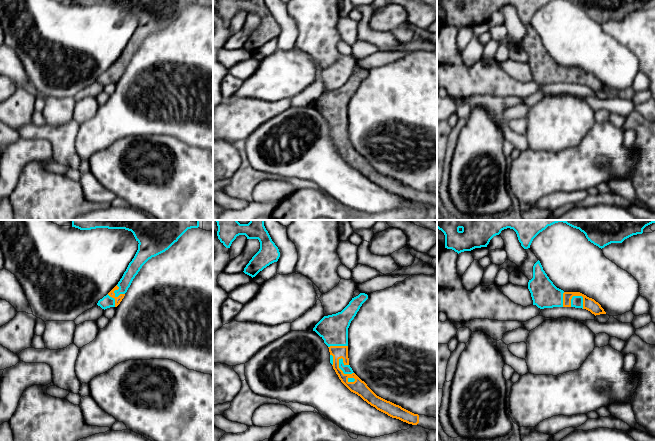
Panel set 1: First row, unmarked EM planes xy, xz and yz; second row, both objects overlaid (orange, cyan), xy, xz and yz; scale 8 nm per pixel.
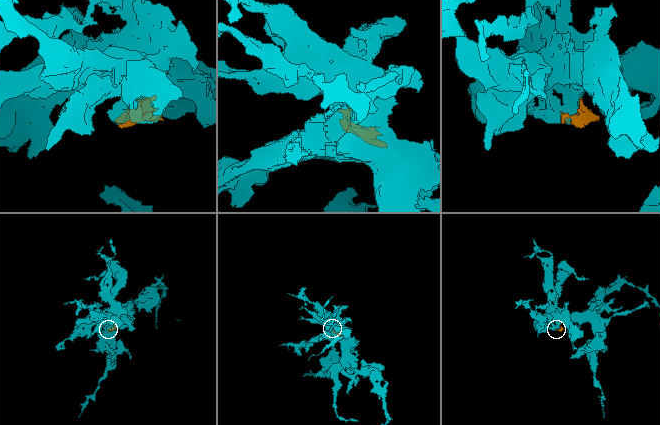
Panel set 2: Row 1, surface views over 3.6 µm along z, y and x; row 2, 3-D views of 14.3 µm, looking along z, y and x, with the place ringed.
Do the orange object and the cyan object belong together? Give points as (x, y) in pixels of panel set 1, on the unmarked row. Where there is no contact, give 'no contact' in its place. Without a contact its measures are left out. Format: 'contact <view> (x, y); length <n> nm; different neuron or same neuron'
contact xy (114, 71); length 180 nm; same neuron

